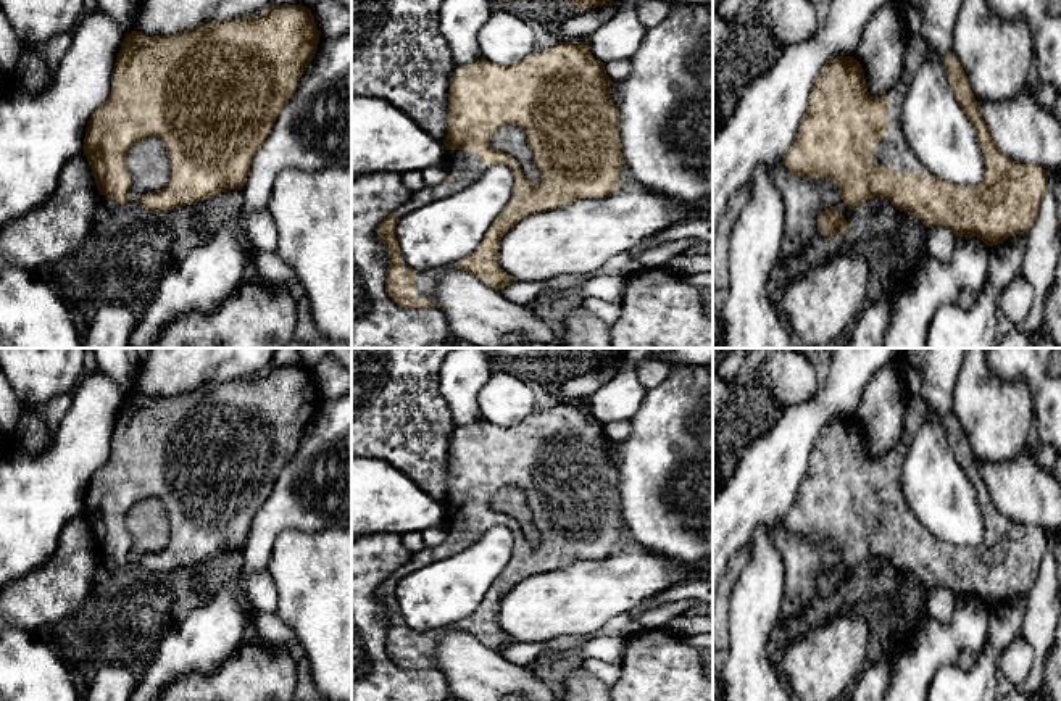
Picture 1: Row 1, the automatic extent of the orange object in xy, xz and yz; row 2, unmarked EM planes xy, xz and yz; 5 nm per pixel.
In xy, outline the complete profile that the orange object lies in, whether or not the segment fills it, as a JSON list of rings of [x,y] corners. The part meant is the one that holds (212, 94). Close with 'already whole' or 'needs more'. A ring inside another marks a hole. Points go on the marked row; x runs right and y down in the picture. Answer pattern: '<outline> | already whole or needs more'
[[[271,5],[260,16],[210,21],[168,35],[126,34],[111,73],[110,97],[90,116],[84,137],[84,155],[100,195],[118,205],[132,201],[126,156],[134,143],[152,135],[168,150],[169,182],[137,198],[150,213],[242,190],[253,156],[293,97],[318,44],[314,18],[303,5]]] | already whole

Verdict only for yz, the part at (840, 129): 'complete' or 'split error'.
split error

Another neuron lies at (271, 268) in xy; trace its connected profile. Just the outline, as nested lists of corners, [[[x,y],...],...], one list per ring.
[[[253,251],[253,259],[263,282],[282,287],[295,282],[293,269],[276,251]]]

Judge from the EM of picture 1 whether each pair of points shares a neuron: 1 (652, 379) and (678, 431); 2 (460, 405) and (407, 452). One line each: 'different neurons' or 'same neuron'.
1: different neurons
2: different neurons

